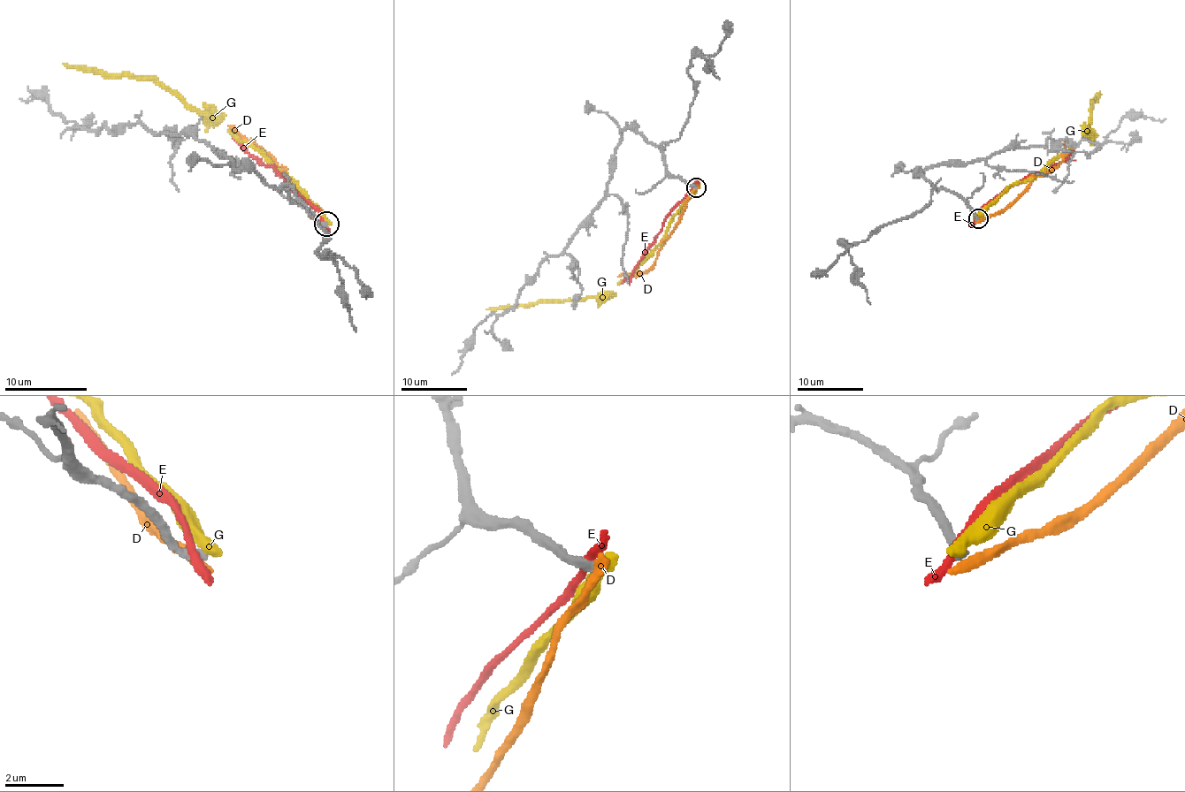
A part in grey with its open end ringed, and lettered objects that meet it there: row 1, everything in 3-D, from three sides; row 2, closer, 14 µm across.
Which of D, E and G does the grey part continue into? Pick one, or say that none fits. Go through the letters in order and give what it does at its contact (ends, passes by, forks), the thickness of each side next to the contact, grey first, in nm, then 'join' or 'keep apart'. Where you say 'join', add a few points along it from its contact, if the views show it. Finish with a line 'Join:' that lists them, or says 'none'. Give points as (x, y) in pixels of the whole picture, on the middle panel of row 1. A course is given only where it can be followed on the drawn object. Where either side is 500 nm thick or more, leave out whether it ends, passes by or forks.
D: it ends; calibres 300 and 360 nm; keep apart
E: it passes by; calibres 360 and 280 nm; keep apart
G: calibres 300 and 550 nm; keep apart
Join: none

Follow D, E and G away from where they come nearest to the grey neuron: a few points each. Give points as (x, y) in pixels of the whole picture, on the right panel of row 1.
D: (977, 220), (1003, 210), (1037, 175), (1045, 175), (1052, 170), (1062, 160), (1067, 140)
E: (977, 219), (980, 212), (1010, 186), (1021, 183), (1033, 173), (1047, 171), (1074, 150)
G: (977, 219), (1011, 186), (1029, 181), (1081, 137), (1087, 129), (1091, 104), (1100, 91)

